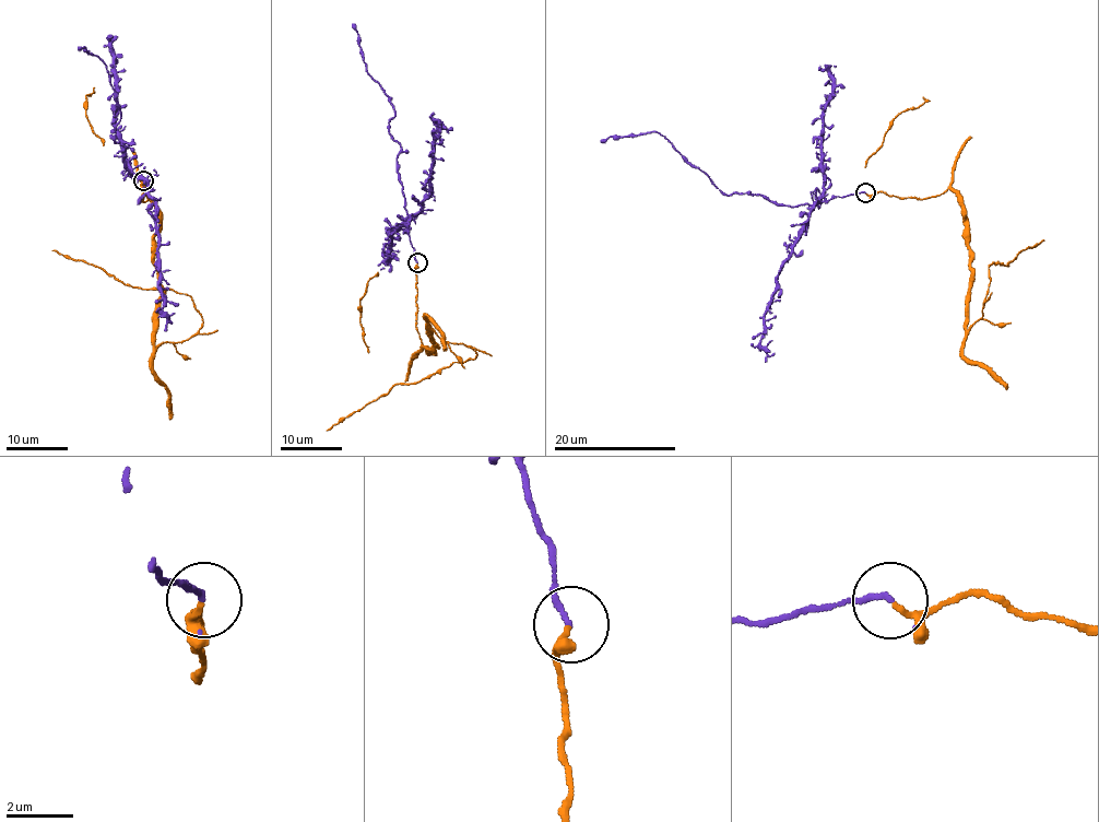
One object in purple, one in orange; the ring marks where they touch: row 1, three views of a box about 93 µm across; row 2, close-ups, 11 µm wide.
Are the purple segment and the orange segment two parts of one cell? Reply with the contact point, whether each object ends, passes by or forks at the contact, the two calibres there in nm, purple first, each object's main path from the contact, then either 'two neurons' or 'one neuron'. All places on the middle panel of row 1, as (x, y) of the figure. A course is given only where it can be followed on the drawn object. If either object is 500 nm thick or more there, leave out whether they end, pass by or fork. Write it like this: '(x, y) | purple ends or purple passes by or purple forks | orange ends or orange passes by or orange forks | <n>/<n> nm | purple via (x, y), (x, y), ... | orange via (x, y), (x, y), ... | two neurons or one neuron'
(417, 262) | purple ends | orange passes by | 180/130 nm | purple via (417, 263), (397, 163), (401, 147), (389, 127), (394, 109), (366, 69), (352, 23) | orange via (417, 263), (424, 347), (436, 344), (428, 326), (475, 359), (393, 384), (327, 430) | one neuron

